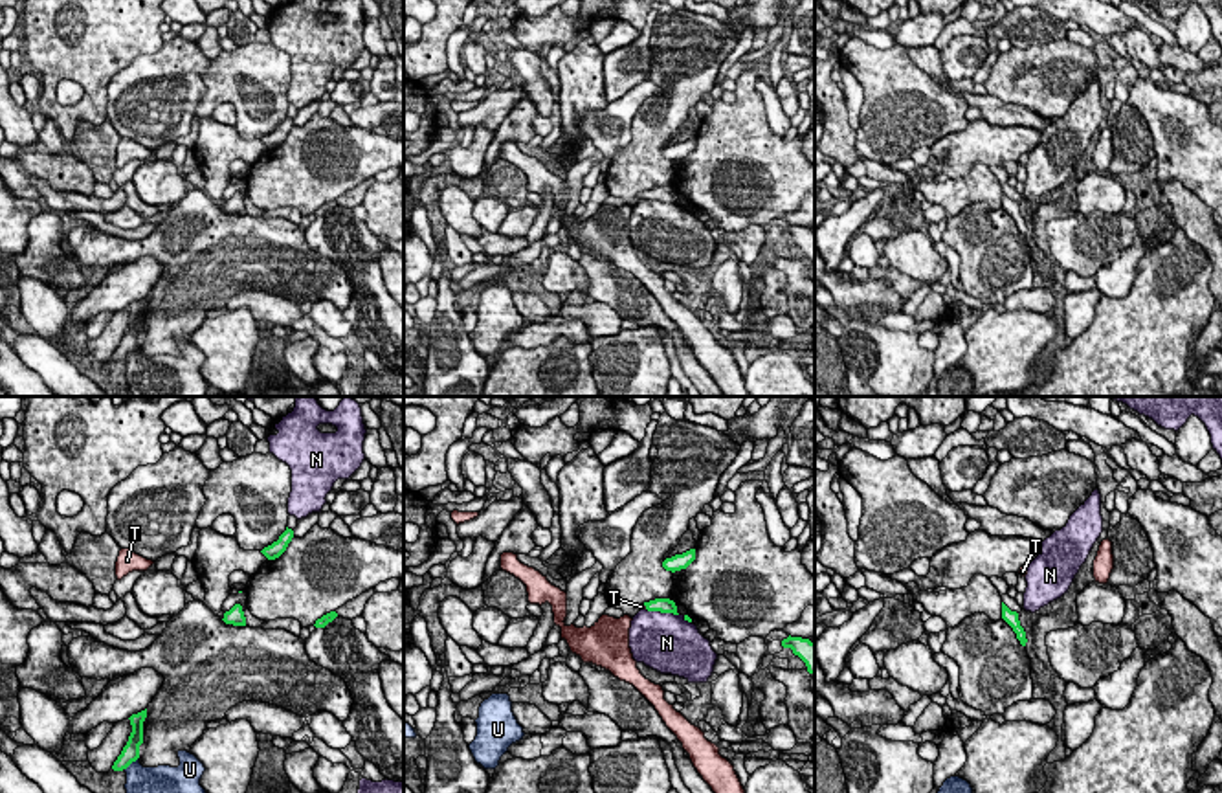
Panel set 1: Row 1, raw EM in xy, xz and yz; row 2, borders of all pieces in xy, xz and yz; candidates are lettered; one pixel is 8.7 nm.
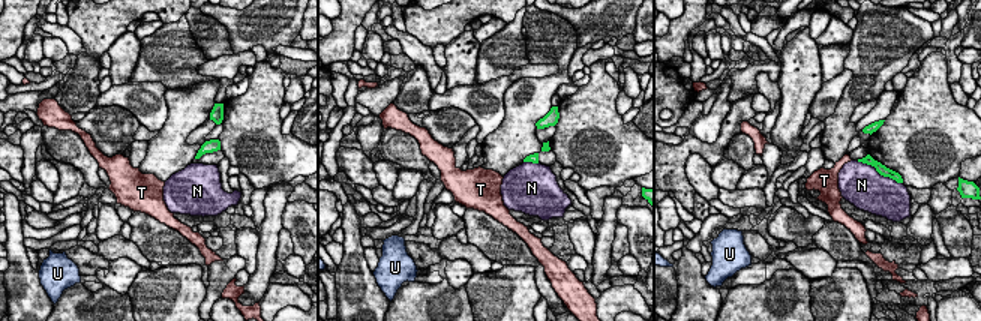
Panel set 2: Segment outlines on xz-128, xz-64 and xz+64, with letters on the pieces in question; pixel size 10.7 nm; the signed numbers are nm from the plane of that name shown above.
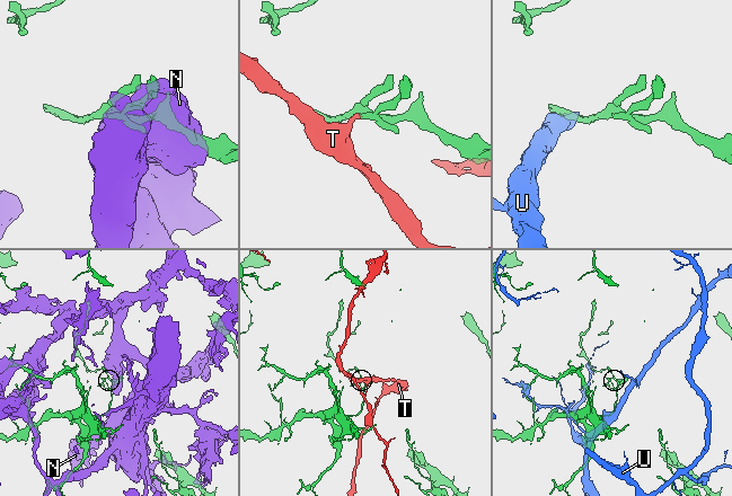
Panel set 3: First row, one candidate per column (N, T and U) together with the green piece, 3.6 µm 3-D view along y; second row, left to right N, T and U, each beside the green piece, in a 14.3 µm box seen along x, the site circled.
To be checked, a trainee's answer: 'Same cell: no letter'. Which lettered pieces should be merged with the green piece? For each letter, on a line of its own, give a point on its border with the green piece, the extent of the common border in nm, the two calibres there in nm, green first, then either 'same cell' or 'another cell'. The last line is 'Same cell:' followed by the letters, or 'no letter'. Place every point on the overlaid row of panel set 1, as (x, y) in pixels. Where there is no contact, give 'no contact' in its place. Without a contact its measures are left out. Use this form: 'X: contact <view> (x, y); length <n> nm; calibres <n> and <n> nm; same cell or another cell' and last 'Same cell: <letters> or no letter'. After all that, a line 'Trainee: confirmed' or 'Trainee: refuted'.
N: contact xz (663, 612); length 300 nm; calibres 130 and 480 nm; another cell
T: contact xz (644, 604); length 60 nm; calibres 130 and 50 nm; another cell
U: contact xy (131, 762); length 170 nm; calibres 160 and 240 nm; another cell
Same cell: no letter
Trainee: confirmed

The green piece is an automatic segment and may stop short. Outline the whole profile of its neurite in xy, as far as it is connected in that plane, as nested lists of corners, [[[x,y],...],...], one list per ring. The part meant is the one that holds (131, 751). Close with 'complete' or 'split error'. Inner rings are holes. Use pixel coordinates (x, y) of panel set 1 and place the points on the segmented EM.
[[[147,709],[132,714],[130,725],[132,725],[132,732],[128,736],[127,745],[123,747],[121,754],[117,756],[117,760],[114,762],[112,769],[114,771],[123,771],[127,769],[132,762],[136,762],[139,758],[139,745],[143,743],[143,721],[147,718]]]; complete

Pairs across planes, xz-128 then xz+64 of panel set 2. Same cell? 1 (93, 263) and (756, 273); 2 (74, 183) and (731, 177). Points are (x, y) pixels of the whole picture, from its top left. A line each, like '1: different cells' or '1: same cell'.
1: different cells
2: different cells

